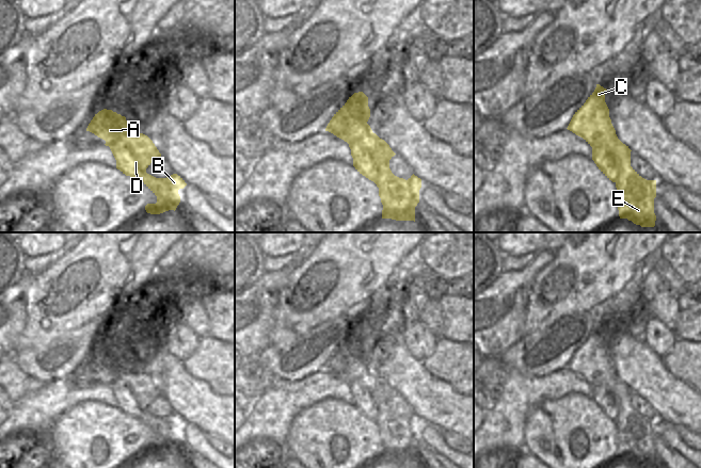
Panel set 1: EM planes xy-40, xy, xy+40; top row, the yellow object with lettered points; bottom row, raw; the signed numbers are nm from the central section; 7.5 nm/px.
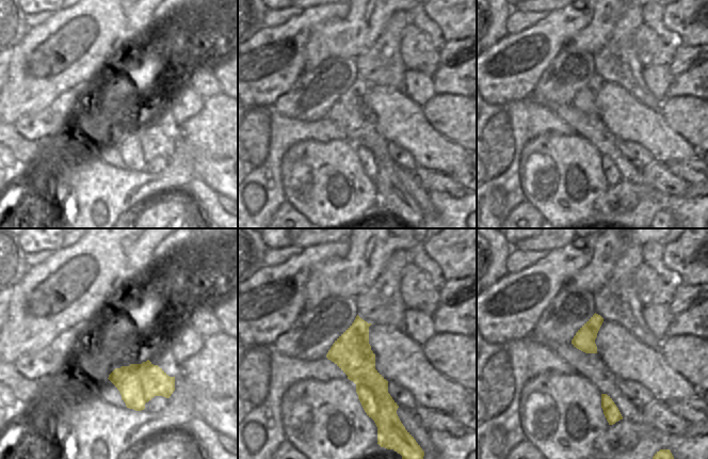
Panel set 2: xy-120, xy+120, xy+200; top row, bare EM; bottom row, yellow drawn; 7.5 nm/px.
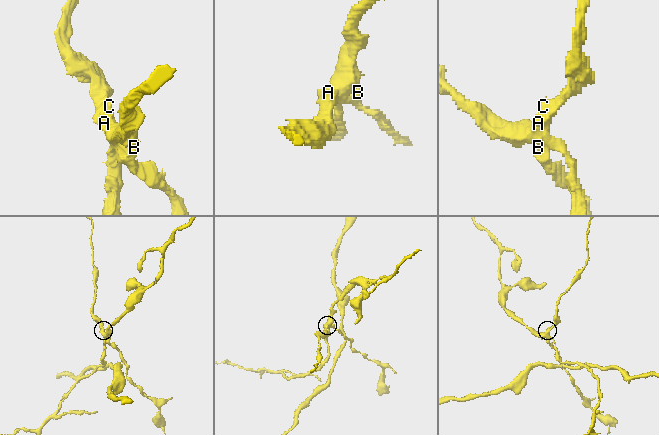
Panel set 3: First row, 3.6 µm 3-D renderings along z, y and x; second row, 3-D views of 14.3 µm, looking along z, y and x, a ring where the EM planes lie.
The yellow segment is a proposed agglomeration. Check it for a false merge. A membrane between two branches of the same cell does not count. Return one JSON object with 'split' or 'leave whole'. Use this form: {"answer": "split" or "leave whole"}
{"answer": "split"}

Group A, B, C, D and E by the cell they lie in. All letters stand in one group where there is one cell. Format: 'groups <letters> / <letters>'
groups A B C E / D

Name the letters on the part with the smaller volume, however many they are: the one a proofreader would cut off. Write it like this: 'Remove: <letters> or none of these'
Remove: A, B, C, E

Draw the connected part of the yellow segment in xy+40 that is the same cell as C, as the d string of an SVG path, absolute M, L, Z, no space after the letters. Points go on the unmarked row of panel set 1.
M596 323L594 330L573 354L568 369L583 376L592 387L604 387L618 405L618 449L620 457L627 457L641 466L654 466L656 419L642 417L631 405L631 388L617 375L605 341L607 328Z

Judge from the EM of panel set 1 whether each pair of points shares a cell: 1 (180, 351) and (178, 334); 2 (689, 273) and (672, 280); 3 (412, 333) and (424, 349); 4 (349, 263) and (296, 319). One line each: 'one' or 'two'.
1: one
2: two
3: one
4: one

